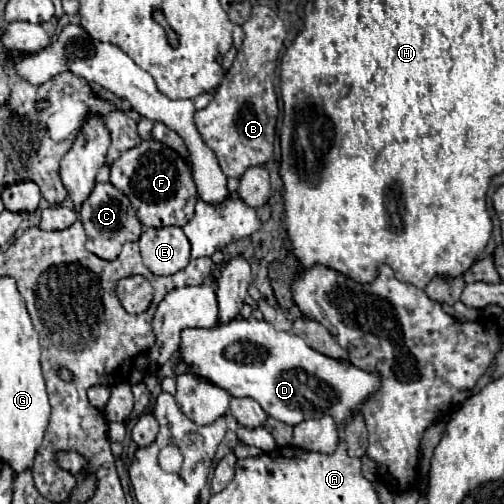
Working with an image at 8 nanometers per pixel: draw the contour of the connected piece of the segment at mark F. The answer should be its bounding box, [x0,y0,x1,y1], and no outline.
[111,140,199,228]

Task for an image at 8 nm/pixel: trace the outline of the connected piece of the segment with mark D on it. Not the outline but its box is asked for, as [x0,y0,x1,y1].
[179,318,381,428]

